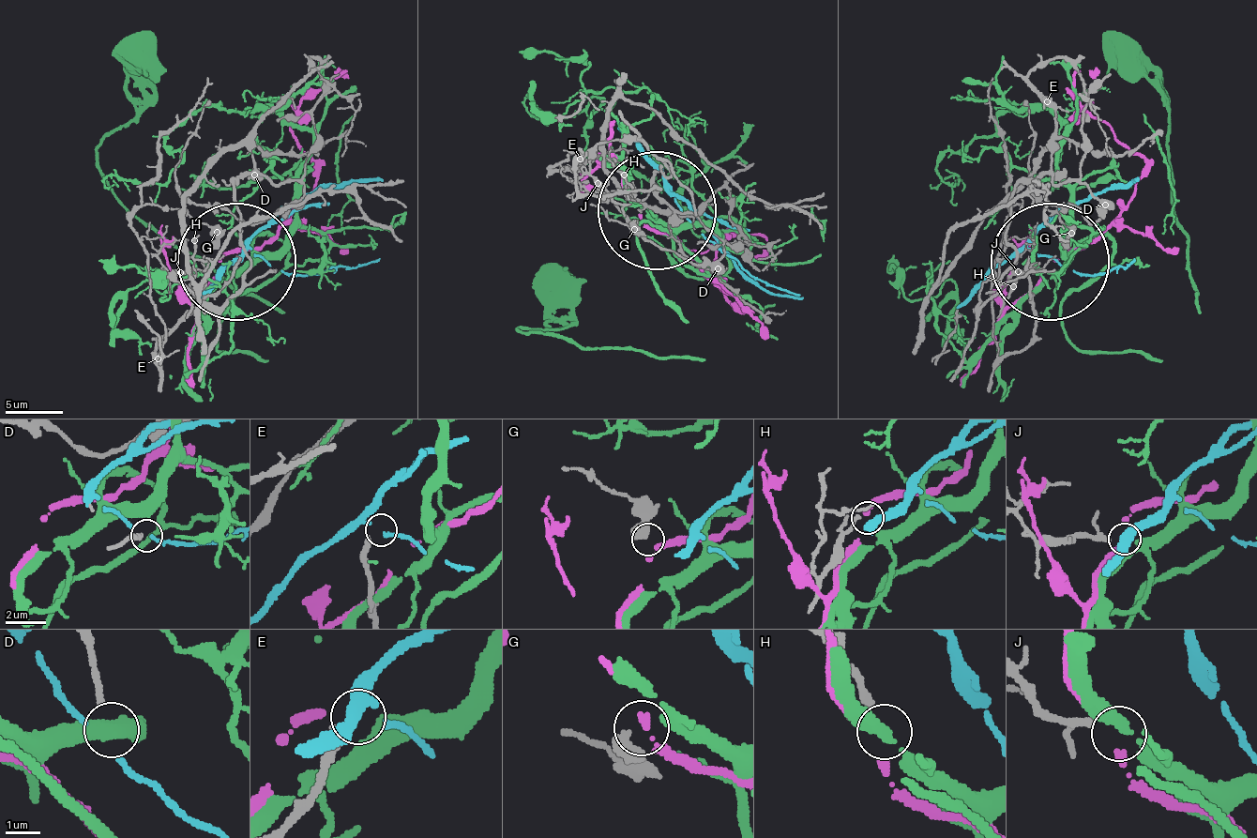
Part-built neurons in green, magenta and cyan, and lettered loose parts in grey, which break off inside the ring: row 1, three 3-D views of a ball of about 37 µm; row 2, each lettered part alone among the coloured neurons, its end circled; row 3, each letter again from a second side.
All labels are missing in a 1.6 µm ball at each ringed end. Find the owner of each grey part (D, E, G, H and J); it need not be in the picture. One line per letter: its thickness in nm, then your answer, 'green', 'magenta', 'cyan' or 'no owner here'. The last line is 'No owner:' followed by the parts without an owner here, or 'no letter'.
D: 200 nm | no owner here
E: 280 nm | no owner here
G: 480 nm | magenta
H: 190 nm | no owner here
J: 180 nm | green
No owner: D, E, H

